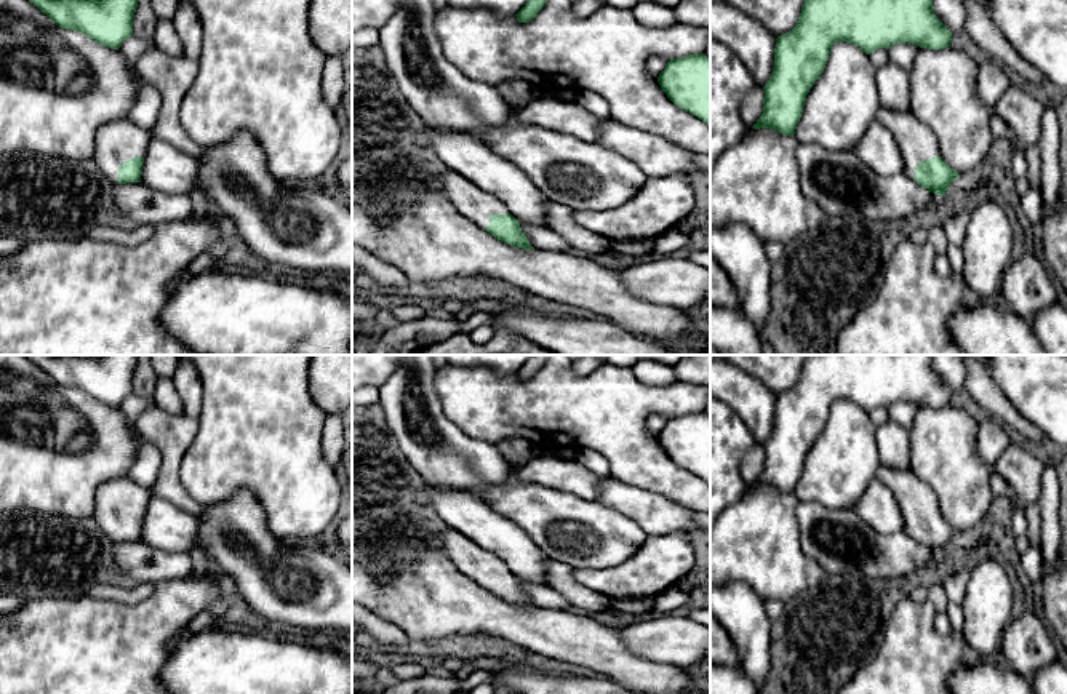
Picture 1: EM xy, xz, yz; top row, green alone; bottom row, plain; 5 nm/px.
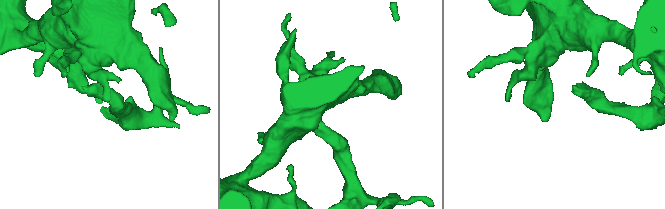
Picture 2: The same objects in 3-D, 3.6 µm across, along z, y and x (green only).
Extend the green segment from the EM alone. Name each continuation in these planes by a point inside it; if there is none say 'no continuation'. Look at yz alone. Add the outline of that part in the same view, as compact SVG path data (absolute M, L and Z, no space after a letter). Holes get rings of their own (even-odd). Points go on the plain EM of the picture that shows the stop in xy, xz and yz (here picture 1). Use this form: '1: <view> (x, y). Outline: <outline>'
1: yz (917, 501). Outline: M880 465L875 480L886 485L902 512L904 532L915 537L915 524L933 515L941 515L936 493L921 481L910 469L897 470Z

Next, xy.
1: xy (119, 499). Outline: M117 477L99 485L93 518L112 542L118 542L118 524L134 515L144 515L150 499L149 489L130 477Z

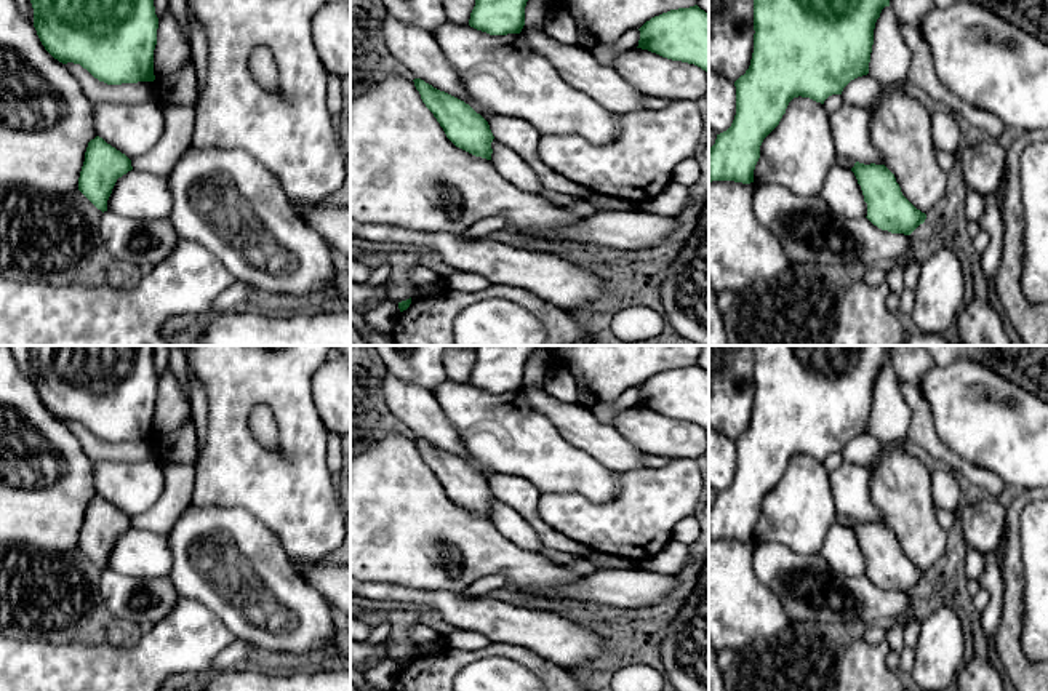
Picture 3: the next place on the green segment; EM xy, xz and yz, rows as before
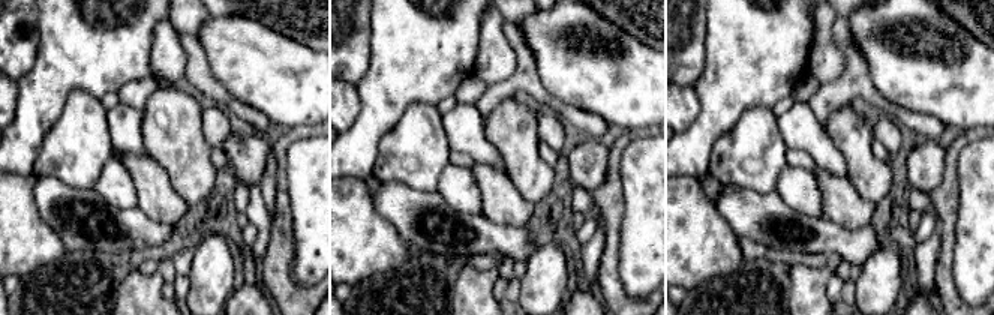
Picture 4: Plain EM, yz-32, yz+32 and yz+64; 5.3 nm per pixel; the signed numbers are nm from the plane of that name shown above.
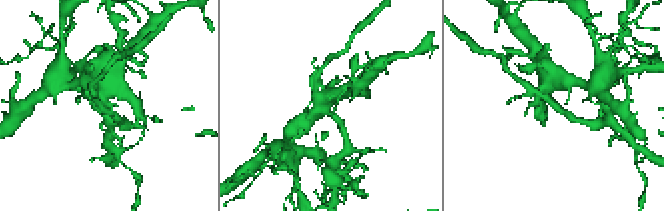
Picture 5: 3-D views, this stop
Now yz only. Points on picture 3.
no continuation

